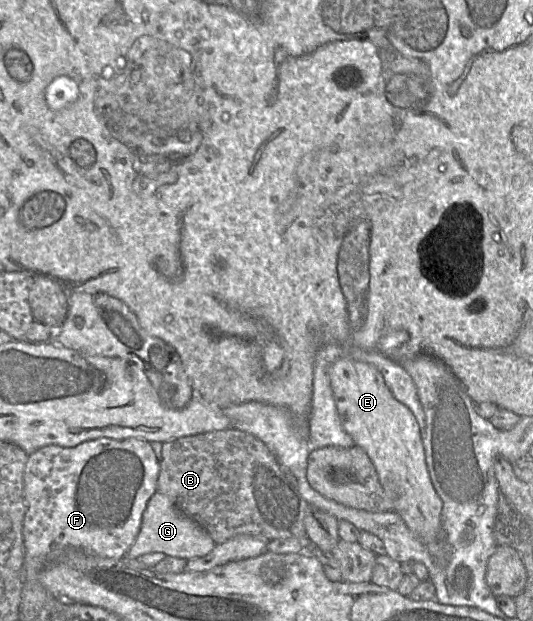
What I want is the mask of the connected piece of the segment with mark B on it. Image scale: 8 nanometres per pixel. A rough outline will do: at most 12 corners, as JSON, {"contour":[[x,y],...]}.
{"contour":[[234,428],[163,442],[157,491],[216,544],[297,538],[294,474]]}

